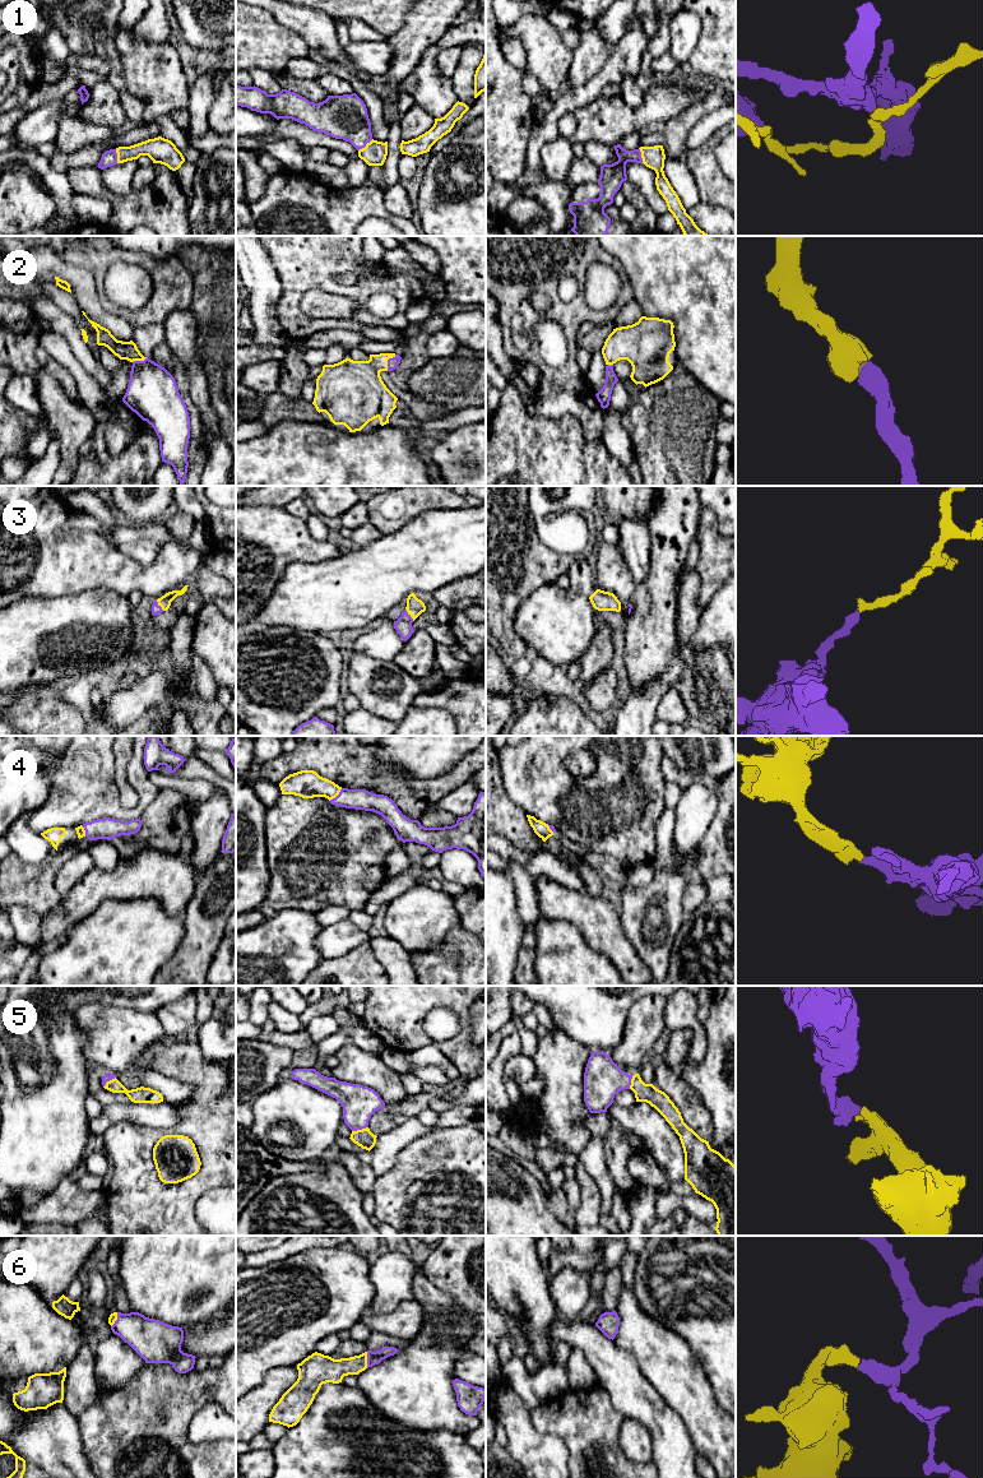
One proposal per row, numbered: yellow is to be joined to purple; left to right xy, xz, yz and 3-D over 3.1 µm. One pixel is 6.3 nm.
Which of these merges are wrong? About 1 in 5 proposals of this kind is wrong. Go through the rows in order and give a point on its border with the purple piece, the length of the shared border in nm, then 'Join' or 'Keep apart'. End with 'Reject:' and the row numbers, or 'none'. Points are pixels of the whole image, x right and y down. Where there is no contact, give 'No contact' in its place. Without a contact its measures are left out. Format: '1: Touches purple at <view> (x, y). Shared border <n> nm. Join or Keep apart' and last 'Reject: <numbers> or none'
1: Touches purple at xz (365, 146). Shared border 120 nm. Join
2: Touches purple at xz (388, 361). Shared border 120 nm. Join
3: Touches purple at xz (408, 615). Shared border 90 nm. Join
4: Touches purple at xz (337, 796). Shared border 120 nm. Join
5: Touches purple at xz (358, 1129). Shared border 100 nm. Join
6: Touches purple at xz (367, 1360). Shared border 100 nm. Join
Reject: none

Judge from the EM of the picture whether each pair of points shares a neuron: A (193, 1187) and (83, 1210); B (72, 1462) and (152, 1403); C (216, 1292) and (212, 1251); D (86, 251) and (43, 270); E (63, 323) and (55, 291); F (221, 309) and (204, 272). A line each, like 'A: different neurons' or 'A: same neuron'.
A: different neurons
B: different neurons
C: same neuron
D: different neurons
E: different neurons
F: same neuron

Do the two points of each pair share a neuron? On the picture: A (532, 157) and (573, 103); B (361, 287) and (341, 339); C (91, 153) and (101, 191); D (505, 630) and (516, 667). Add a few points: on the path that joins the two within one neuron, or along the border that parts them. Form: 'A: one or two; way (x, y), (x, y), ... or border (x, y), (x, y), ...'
A: one; way (536, 143), (548, 123), (559, 112)
B: two; border (358, 329), (327, 329), (315, 333)
C: two; border (96, 166), (73, 167), (66, 174)
D: two; border (524, 654), (511, 662)

